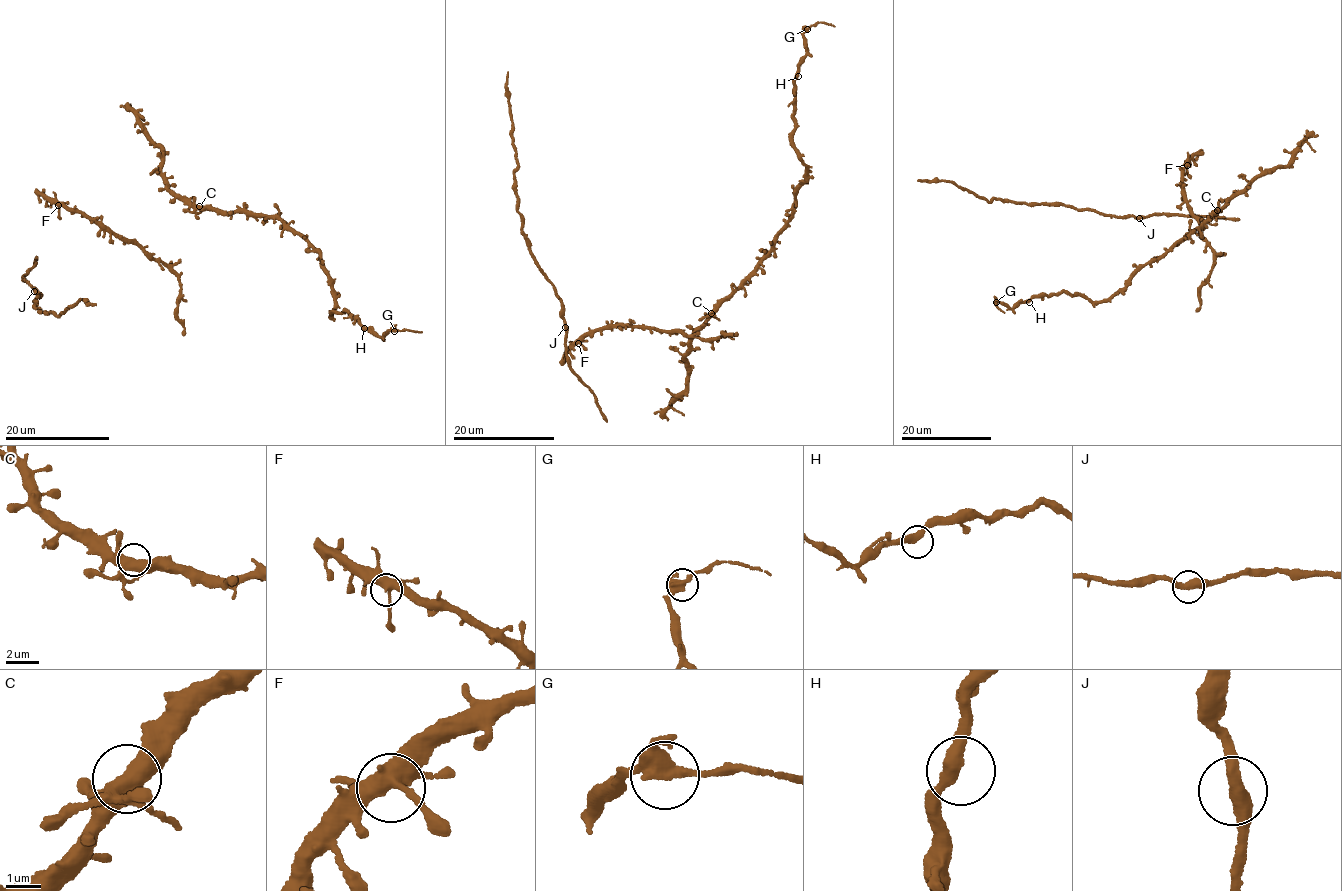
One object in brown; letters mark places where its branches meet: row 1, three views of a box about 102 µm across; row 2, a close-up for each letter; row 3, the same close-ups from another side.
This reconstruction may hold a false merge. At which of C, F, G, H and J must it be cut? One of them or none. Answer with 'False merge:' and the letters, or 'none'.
False merge: G

